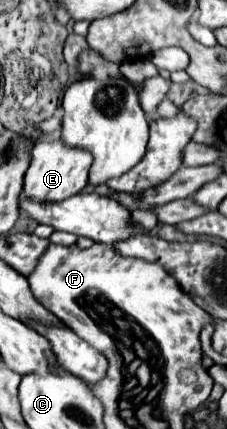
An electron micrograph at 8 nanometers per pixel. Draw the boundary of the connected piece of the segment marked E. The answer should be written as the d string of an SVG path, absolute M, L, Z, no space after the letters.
M40 136L32 148L32 162L24 174L24 194L36 200L64 200L78 194L88 184L88 172L92 166L92 154L84 148L64 146L62 140Z

